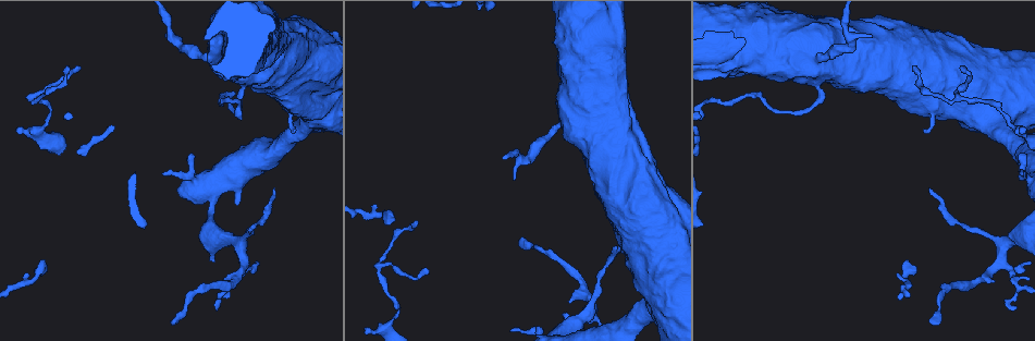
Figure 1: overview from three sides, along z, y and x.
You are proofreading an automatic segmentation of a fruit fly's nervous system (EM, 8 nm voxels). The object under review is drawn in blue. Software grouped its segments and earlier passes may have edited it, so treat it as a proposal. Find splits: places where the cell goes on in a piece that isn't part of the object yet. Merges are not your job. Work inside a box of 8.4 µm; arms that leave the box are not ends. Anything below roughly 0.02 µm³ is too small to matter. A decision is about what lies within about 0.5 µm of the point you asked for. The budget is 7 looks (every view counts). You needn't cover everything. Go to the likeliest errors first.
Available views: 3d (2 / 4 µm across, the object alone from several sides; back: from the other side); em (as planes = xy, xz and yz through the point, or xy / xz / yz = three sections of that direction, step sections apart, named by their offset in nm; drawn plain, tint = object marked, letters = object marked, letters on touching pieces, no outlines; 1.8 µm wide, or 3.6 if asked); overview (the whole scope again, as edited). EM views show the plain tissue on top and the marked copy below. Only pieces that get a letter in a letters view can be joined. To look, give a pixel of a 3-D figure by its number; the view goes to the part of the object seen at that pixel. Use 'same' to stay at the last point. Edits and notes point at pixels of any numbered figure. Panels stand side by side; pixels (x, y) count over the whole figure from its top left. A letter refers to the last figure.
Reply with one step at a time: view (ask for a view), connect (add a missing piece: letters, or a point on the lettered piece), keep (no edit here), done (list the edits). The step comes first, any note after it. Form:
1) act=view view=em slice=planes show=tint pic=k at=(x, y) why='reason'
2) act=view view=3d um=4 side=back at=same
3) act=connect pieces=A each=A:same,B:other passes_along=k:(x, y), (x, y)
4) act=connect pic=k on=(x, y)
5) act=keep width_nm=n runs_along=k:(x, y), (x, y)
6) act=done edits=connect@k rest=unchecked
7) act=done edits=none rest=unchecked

act=view view=em um=3.6 slice=planes show=letters pic=1 at=(21, 134) why='an open end'

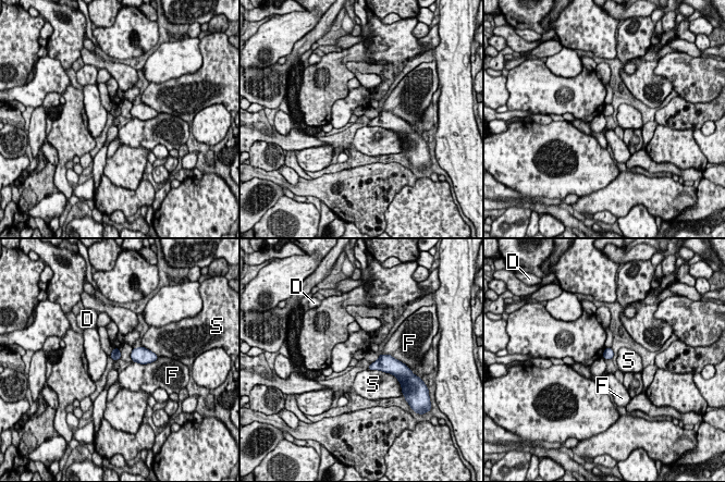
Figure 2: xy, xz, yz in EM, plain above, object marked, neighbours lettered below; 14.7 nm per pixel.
act=keep each=D:other,F:other,S:other found='no lettered piece goes on from it'

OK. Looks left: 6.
act=view view=3d um=2 pic=1 at=(820, 95) why='thick turns thin'

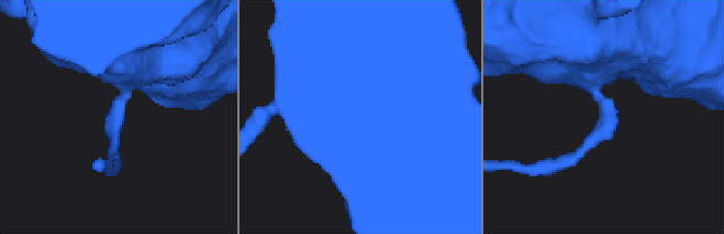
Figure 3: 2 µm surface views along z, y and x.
act=view view=em slice=planes show=letters pic=3 at=(119, 119)

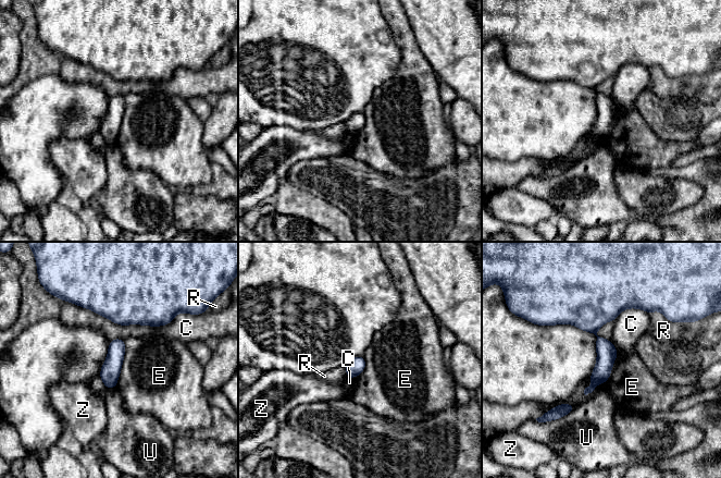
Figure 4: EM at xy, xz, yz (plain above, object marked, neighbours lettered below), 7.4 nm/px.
act=keep longest_contact=E:400nm each=C:other,E:other,R:other,U:other,Z:other found='none of them fits'

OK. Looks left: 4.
act=view view=em um=3.6 slice=planes show=tint pic=1 at=(170, 26) why='abrupt turn'

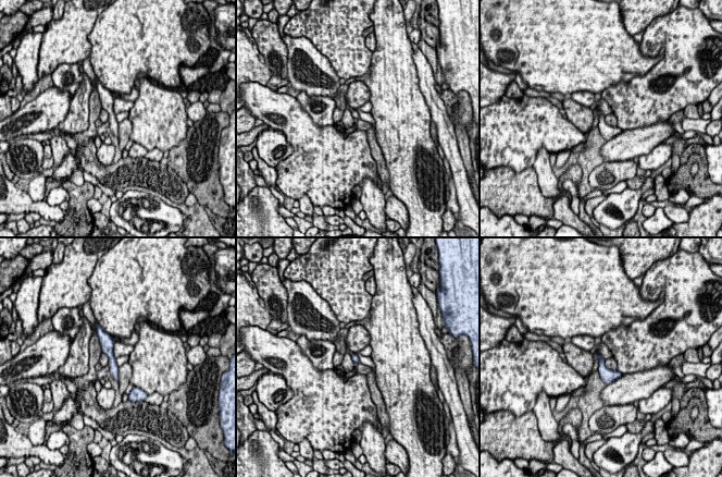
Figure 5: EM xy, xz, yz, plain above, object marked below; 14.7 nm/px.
act=view view=em um=3.6 slice=planes show=letters at=same why='see the neighbours'

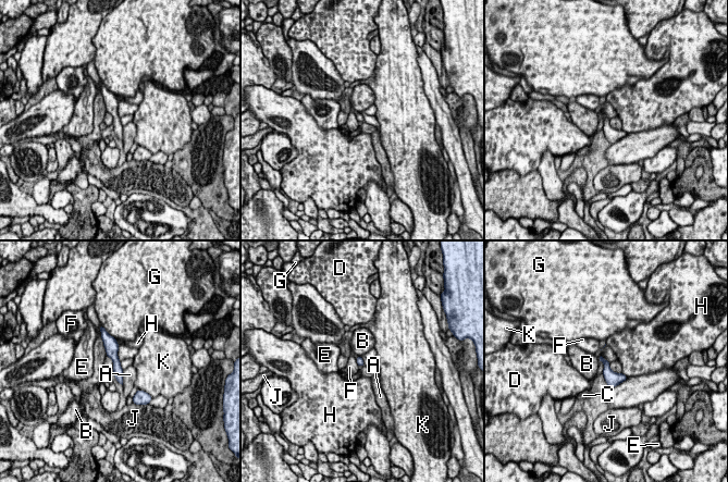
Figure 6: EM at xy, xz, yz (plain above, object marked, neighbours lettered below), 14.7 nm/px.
act=keep each=A:other,B:other,C:other,D:other,E:other,F:other,G:other,H:other,J:other,K:other border=6:(107, 355), (112, 360), (113, 367) found='none of them fits'

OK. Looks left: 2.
act=done edits=none rest=unchecked

